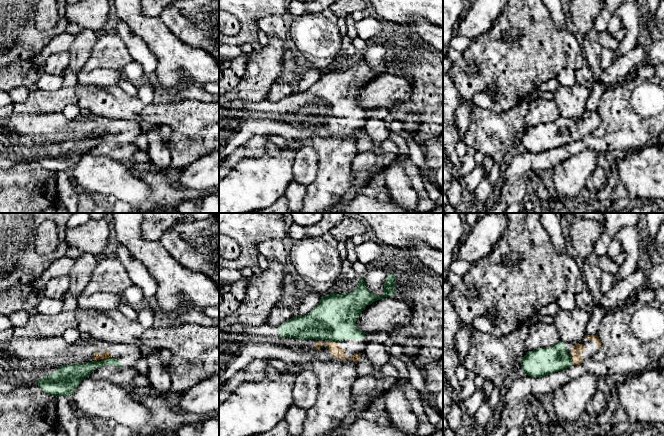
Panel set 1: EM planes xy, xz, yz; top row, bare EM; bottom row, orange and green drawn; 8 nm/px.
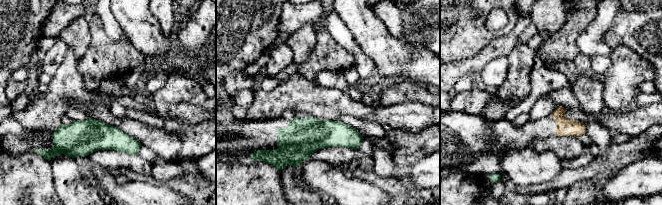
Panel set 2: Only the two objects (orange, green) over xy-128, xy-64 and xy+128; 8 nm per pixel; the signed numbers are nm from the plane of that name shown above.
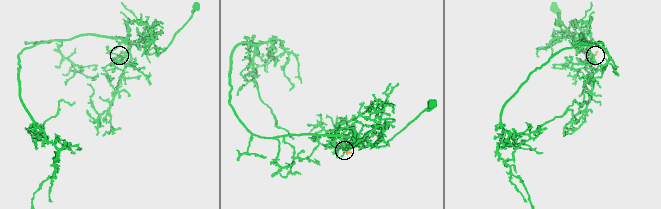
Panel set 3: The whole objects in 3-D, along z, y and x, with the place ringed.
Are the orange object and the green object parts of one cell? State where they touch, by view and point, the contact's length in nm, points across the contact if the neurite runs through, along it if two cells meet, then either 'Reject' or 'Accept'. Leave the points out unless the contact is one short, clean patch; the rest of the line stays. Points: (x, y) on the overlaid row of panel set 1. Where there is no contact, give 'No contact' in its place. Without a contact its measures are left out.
Touches orange at xz (330, 341). Shared border 90 nm. Accept

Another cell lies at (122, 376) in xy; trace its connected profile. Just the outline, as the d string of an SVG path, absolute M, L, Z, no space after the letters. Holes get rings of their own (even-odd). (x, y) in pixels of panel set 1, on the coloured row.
M101 366L94 370L89 377L93 380L107 380L126 387L136 374L135 367Z

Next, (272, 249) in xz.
M269 239L258 245L258 252L265 256L269 261L274 260L291 267L288 261L287 244L278 240Z

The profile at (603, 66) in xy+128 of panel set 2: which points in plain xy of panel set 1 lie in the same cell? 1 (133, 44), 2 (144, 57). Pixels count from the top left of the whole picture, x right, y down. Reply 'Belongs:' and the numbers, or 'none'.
Belongs: 1, 2

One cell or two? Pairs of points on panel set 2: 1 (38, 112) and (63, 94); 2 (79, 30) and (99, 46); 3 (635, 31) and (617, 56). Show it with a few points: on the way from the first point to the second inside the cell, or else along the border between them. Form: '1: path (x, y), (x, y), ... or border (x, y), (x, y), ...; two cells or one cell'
1: path (44, 111), (57, 99); one cell
2: border (90, 21), (90, 43), (80, 59); two cells
3: border (612, 47), (624, 45), (644, 59); two cells

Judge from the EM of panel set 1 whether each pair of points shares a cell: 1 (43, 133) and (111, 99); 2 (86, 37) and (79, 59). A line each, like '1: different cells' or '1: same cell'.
1: different cells
2: same cell

